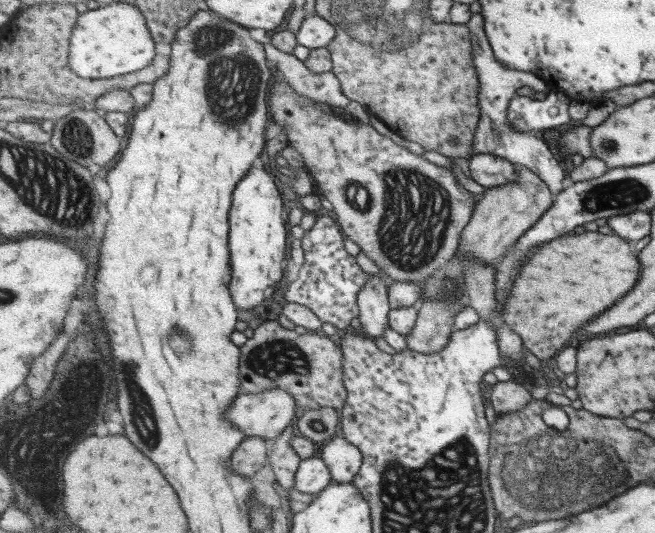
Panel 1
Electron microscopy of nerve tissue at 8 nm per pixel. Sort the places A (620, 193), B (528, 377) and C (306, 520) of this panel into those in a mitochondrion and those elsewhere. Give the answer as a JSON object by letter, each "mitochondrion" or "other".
{"A":"mitochondrion","B":"other","C":"other"}

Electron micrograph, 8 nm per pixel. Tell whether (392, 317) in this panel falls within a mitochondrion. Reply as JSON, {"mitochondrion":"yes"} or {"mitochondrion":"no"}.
{"mitochondrion":"no"}

